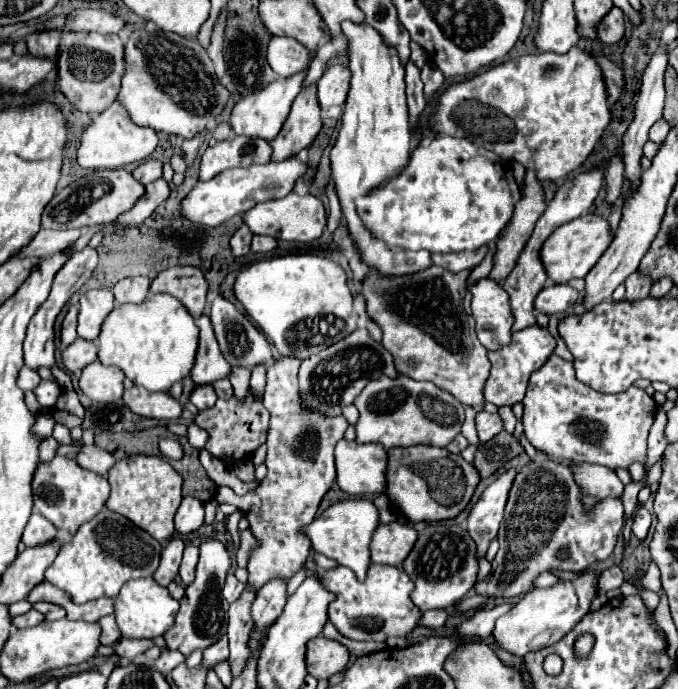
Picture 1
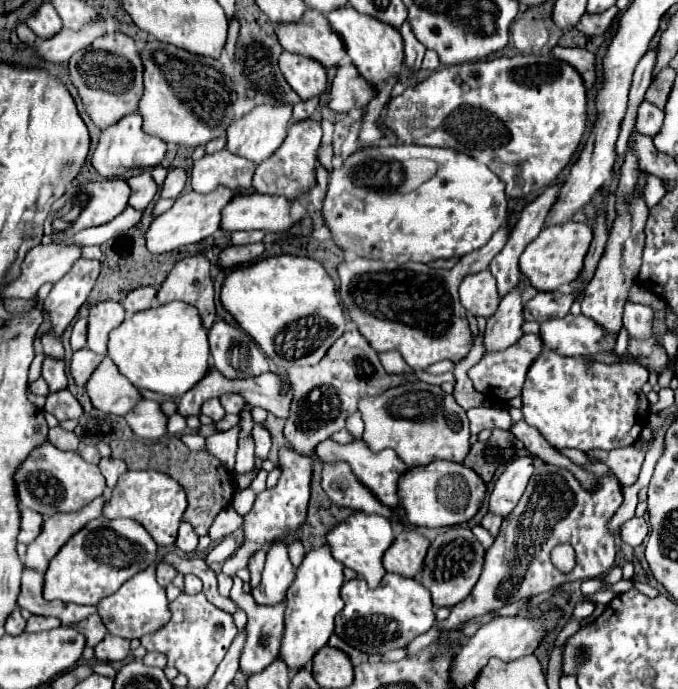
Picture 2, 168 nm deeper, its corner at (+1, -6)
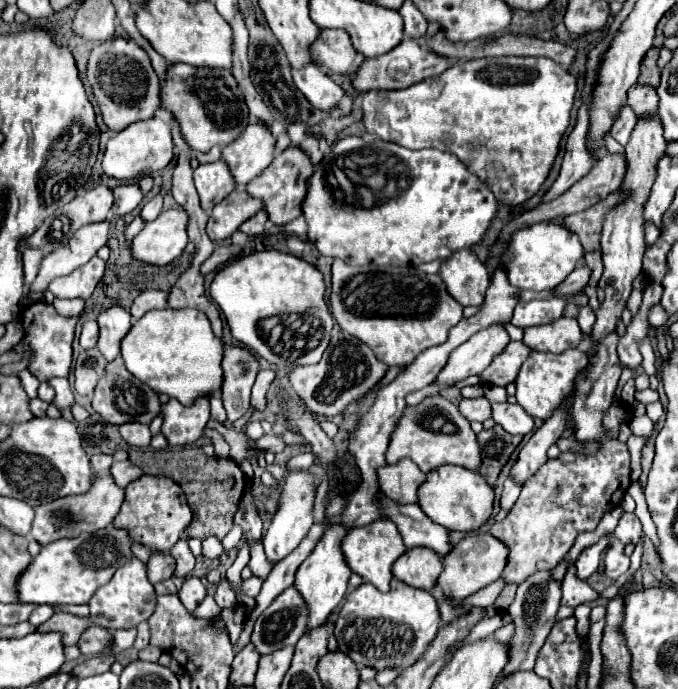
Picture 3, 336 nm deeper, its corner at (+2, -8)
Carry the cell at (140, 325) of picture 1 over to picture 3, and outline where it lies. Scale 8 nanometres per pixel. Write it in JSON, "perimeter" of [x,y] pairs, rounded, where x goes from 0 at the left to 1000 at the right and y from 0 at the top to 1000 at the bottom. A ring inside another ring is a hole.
{"perimeter":[[[286,447],[268,450],[224,450],[195,470],[189,488],[177,496],[180,520],[204,552],[227,569],[260,578],[268,586],[283,586],[292,575],[313,572],[327,560],[327,511],[330,496],[313,485],[301,453]]]}

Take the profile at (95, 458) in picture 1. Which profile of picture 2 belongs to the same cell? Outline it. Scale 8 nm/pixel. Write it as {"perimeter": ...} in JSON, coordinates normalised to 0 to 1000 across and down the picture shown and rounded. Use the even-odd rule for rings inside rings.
{"perimeter":[[[149,665],[146,679],[149,679],[149,688],[158,697],[158,708],[161,711],[167,711],[170,702],[173,702],[173,697],[176,697],[176,691],[181,685],[187,685],[187,673],[181,668],[173,668],[173,665]]]}

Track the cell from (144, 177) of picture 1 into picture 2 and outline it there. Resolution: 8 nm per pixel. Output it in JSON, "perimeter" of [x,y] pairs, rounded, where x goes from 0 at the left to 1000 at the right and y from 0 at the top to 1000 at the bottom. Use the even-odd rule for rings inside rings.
{"perimeter":[[[211,250],[211,253],[187,258],[187,267],[193,273],[190,299],[199,302],[199,305],[211,305],[226,290],[226,284],[232,282],[232,267],[226,264],[220,250]]]}

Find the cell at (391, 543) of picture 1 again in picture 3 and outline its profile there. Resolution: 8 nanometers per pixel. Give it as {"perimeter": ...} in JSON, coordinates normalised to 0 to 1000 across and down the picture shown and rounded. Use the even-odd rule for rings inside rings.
{"perimeter":[[[605,795],[584,813],[578,830],[587,842],[611,853],[637,856],[652,830],[652,816],[649,807],[631,795]]]}

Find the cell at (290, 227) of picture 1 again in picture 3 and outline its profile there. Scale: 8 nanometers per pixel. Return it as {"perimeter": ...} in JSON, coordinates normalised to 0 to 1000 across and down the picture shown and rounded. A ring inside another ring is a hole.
{"perimeter":[[[345,276],[310,311],[304,337],[313,351],[324,351],[339,345],[369,313],[389,302],[383,287],[369,284],[363,276]]]}

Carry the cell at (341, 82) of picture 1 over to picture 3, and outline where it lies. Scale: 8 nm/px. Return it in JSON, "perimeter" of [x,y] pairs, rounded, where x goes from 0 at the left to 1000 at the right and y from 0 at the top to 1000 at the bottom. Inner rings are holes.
{"perimeter":[[[593,58],[578,75],[558,81],[558,87],[537,87],[519,113],[519,128],[528,136],[546,134],[546,131],[590,131],[590,128],[617,122],[625,113],[649,107],[661,96],[667,96],[667,90],[661,84],[652,84],[634,73],[622,73],[614,58]]]}

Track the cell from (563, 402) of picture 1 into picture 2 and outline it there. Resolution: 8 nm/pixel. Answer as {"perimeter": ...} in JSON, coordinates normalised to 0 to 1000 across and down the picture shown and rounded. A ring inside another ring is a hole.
{"perimeter":[[[798,508],[771,557],[771,607],[819,650],[904,653],[934,647],[957,607],[957,583],[945,569],[957,540],[942,525],[889,528],[872,517],[833,520]]]}

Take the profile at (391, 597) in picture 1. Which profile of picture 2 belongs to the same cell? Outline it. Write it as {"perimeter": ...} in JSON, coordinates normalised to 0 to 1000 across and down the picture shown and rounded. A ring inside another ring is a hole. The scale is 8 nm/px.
{"perimeter":[[[568,833],[568,845],[544,856],[535,839],[509,845],[503,853],[509,882],[494,897],[494,920],[538,949],[568,949],[580,940],[600,940],[609,926],[642,906],[636,859],[612,839]]]}

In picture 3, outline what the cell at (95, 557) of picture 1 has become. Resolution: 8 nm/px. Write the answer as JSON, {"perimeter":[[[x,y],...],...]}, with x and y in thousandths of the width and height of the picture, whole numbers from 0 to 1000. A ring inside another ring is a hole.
{"perimeter":[[[168,763],[139,775],[83,784],[56,801],[44,824],[27,842],[29,871],[50,877],[130,877],[142,853],[159,848],[171,824],[183,821],[192,810],[195,784],[186,769]]]}

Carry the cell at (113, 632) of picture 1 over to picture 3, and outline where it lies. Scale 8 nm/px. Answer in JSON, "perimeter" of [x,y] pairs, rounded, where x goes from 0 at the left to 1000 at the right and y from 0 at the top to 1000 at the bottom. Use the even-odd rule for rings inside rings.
{"perimeter":[[[86,888],[80,891],[71,903],[65,903],[62,909],[56,909],[56,917],[91,917],[94,920],[94,935],[106,938],[115,935],[118,923],[124,920],[124,911],[130,911],[130,897],[124,894],[112,894],[112,891],[100,891],[100,888]]]}

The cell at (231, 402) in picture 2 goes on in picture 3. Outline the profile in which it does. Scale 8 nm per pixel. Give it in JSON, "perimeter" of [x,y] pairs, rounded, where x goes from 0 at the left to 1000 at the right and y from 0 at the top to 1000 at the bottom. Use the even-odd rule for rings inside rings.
{"perimeter":[[[354,502],[330,505],[330,563],[324,566],[330,592],[336,598],[336,610],[345,612],[363,601],[369,589],[369,563],[383,540],[381,520]]]}

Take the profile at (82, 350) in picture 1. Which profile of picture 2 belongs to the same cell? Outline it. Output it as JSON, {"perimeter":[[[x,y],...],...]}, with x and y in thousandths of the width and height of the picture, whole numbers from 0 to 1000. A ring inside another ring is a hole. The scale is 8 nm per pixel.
{"perimeter":[[[119,505],[114,511],[108,511],[105,520],[105,543],[114,560],[125,560],[128,552],[134,549],[134,543],[140,540],[140,534],[149,528],[149,517],[137,514],[131,505]]]}

